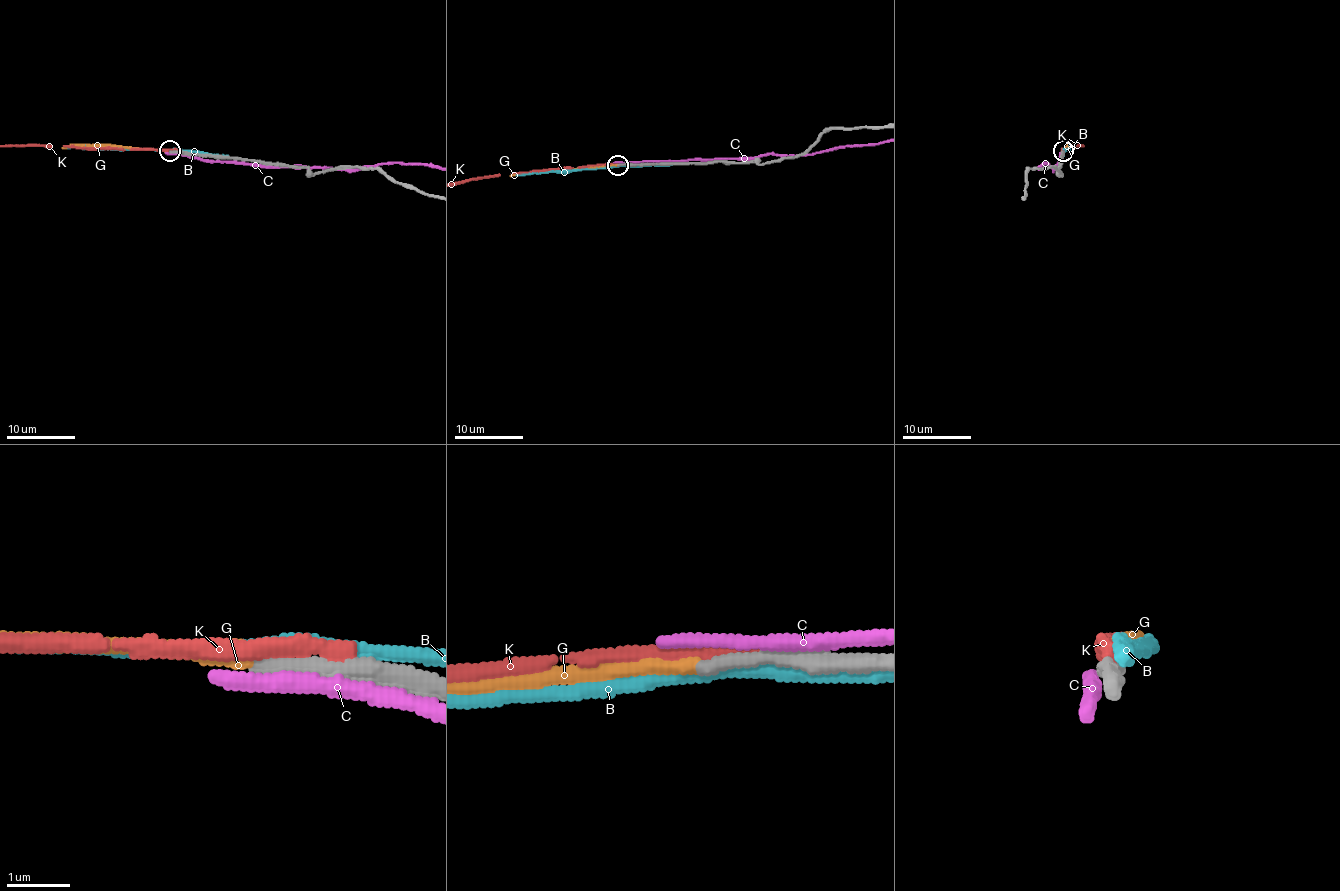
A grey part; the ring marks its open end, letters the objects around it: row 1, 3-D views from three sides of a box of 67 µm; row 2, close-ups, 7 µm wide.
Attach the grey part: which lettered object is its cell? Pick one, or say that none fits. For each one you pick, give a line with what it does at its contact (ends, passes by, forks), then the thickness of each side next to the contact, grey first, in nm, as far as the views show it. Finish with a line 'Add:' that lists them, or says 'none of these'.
G: it ends there; 240 nm thick on the grey side, 260 nm on the other
Add: G

